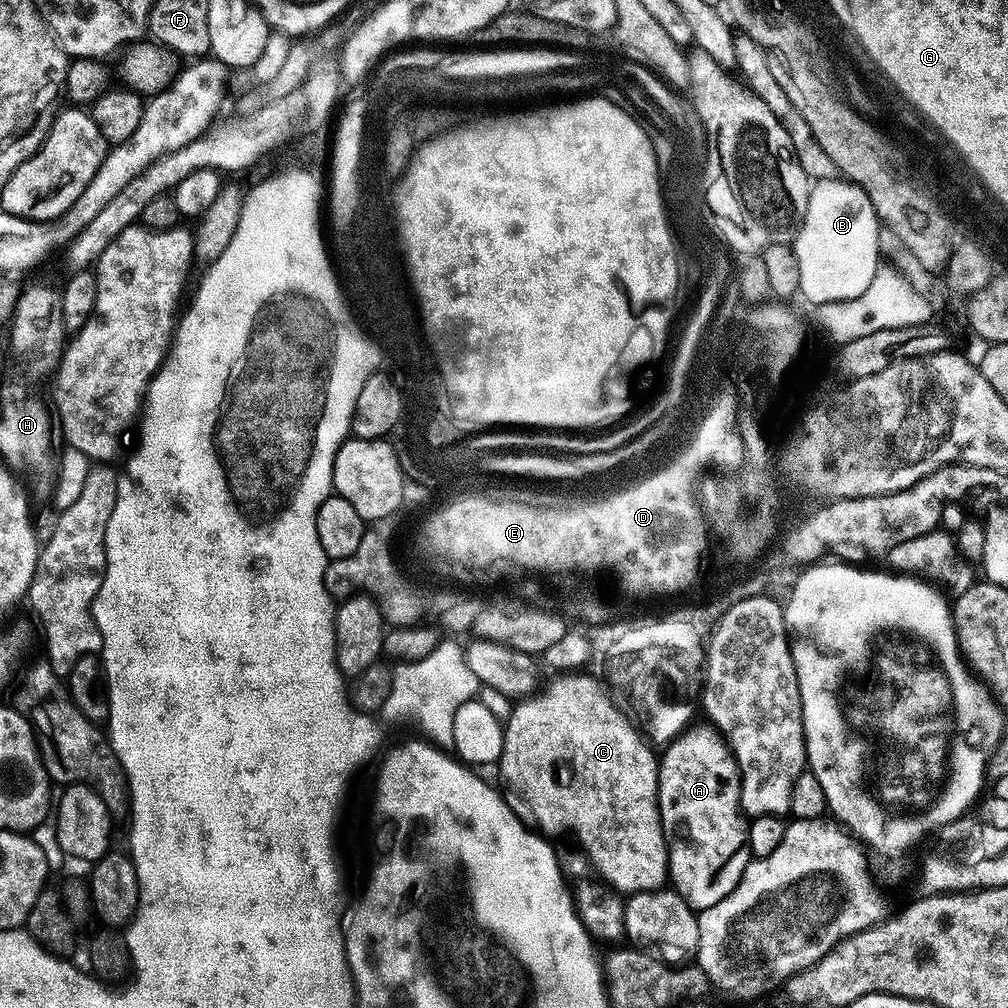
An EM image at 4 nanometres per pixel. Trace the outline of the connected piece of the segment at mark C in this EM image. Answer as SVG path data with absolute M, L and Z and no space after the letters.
M564 674L556 680L548 689L537 691L535 694L521 699L512 709L504 724L504 741L502 742L502 754L498 761L498 769L504 775L504 780L524 799L526 807L532 811L532 816L536 819L535 827L539 829L545 837L560 836L563 832L573 832L576 835L575 843L579 845L588 863L598 873L599 879L605 884L616 889L621 894L631 894L633 892L654 892L663 889L669 883L668 879L668 844L664 841L664 831L660 821L660 807L656 801L656 791L658 790L658 756L653 745L645 740L637 732L636 727L624 717L623 711L612 705L612 700L607 696L605 689L591 675L585 674Z

